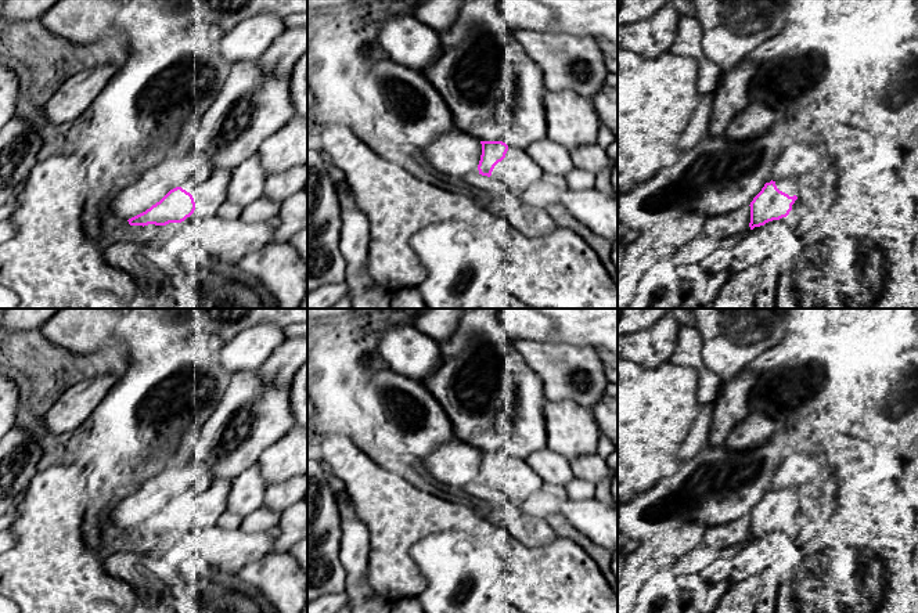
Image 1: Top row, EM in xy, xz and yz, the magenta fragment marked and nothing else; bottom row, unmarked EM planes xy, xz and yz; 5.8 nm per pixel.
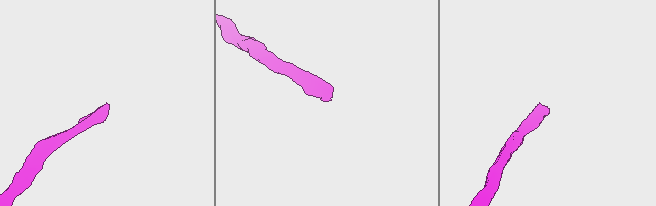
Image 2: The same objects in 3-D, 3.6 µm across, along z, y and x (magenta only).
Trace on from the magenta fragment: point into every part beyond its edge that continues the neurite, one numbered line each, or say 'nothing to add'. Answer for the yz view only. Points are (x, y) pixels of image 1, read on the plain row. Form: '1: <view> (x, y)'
1: yz (791, 497)

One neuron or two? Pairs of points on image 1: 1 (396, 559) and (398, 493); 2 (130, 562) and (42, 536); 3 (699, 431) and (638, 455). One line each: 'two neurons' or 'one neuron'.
1: one neuron
2: two neurons
3: two neurons

